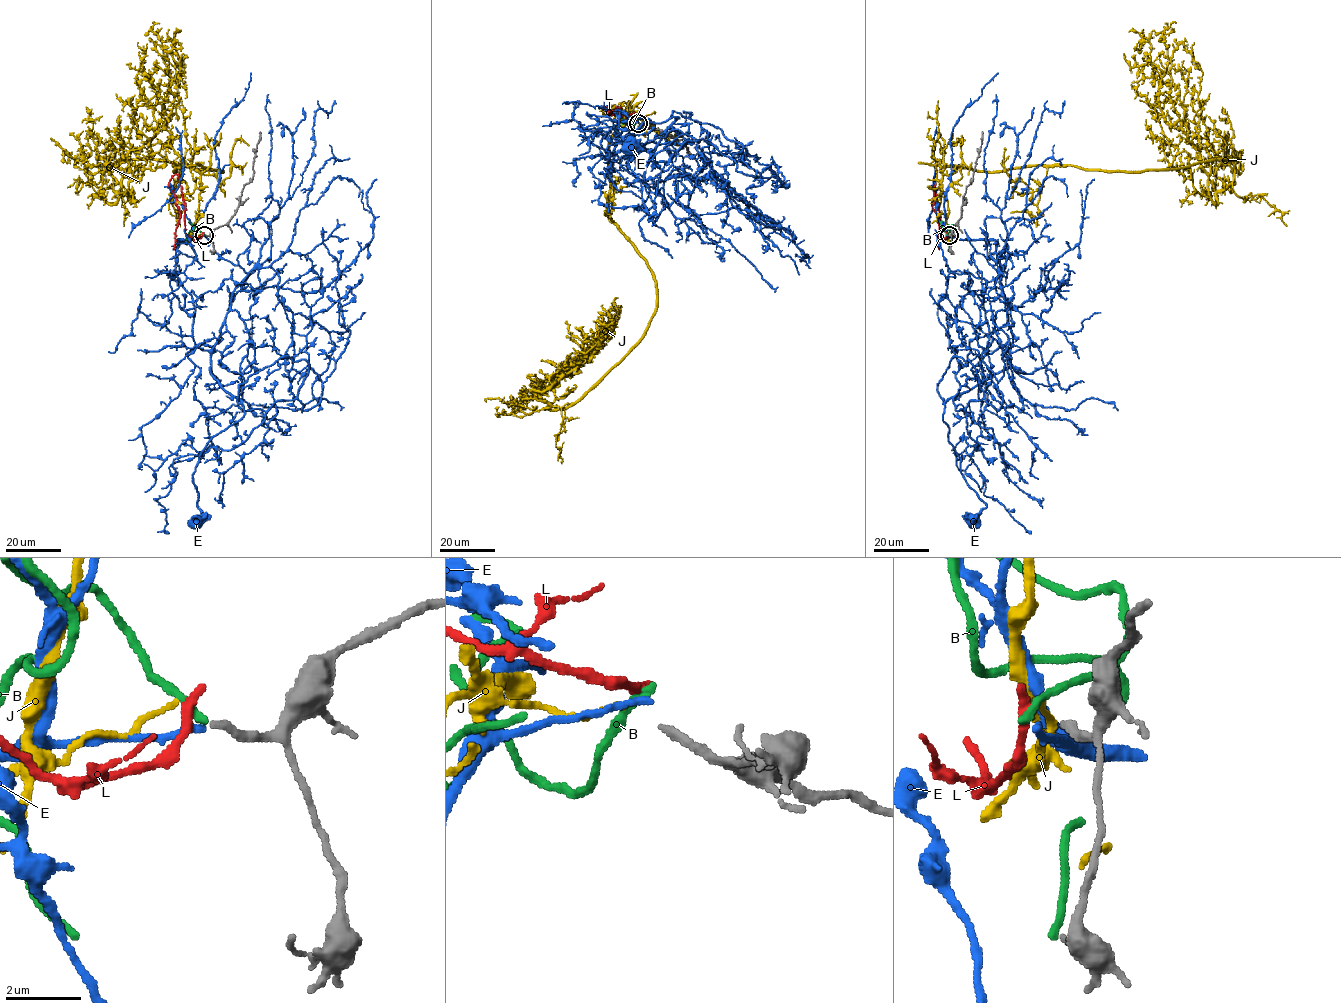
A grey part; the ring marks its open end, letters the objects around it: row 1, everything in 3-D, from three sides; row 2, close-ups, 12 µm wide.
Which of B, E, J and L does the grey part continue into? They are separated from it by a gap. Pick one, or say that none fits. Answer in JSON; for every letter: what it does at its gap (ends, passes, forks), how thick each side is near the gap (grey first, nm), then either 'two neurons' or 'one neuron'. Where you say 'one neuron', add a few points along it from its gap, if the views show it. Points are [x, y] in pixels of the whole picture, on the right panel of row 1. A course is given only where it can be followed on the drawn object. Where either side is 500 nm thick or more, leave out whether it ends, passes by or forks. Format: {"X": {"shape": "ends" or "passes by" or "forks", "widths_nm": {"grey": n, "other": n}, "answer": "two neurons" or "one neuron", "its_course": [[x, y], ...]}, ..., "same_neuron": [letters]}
{"B": {"shape": "ends", "widths_nm": {"grey": 220, "other": 240}, "answer": "two neurons"}, "E": {"shape": "ends", "widths_nm": {"grey": 220, "other": 180}, "answer": "one neuron", "its_course": [[947, 235], [994, 239], [985, 316], [1009, 353], [944, 403], [986, 506], [973, 521]]}, "J": {"shape": "ends", "widths_nm": {"grey": 220, "other": 100}, "answer": "two neurons"}, "L": {"shape": "ends", "widths_nm": {"grey": 220, "other": 320}, "answer": "two neurons"}, "same_neuron": ["E"]}

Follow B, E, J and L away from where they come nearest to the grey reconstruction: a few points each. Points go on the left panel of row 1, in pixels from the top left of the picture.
B: (204, 235), (190, 222), (194, 229), (186, 240), (195, 251)
E: (204, 235), (179, 239), (173, 278), (191, 296), (194, 343), (244, 413), (198, 459), (196, 521)
J: (202, 233), (200, 174), (174, 165), (222, 171), (120, 159), (99, 193), (170, 118), (179, 43)
L: (203, 235), (192, 239), (185, 232), (185, 204), (179, 177), (174, 174), (168, 185), (180, 215), (174, 249)

